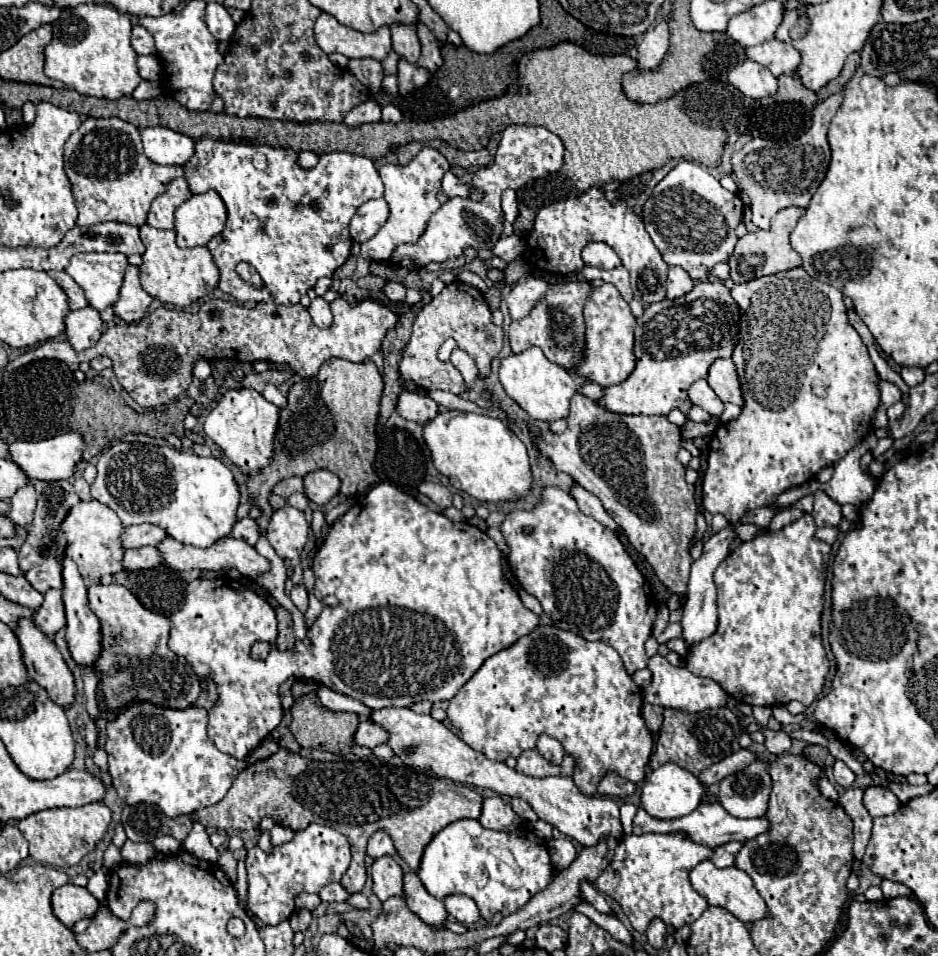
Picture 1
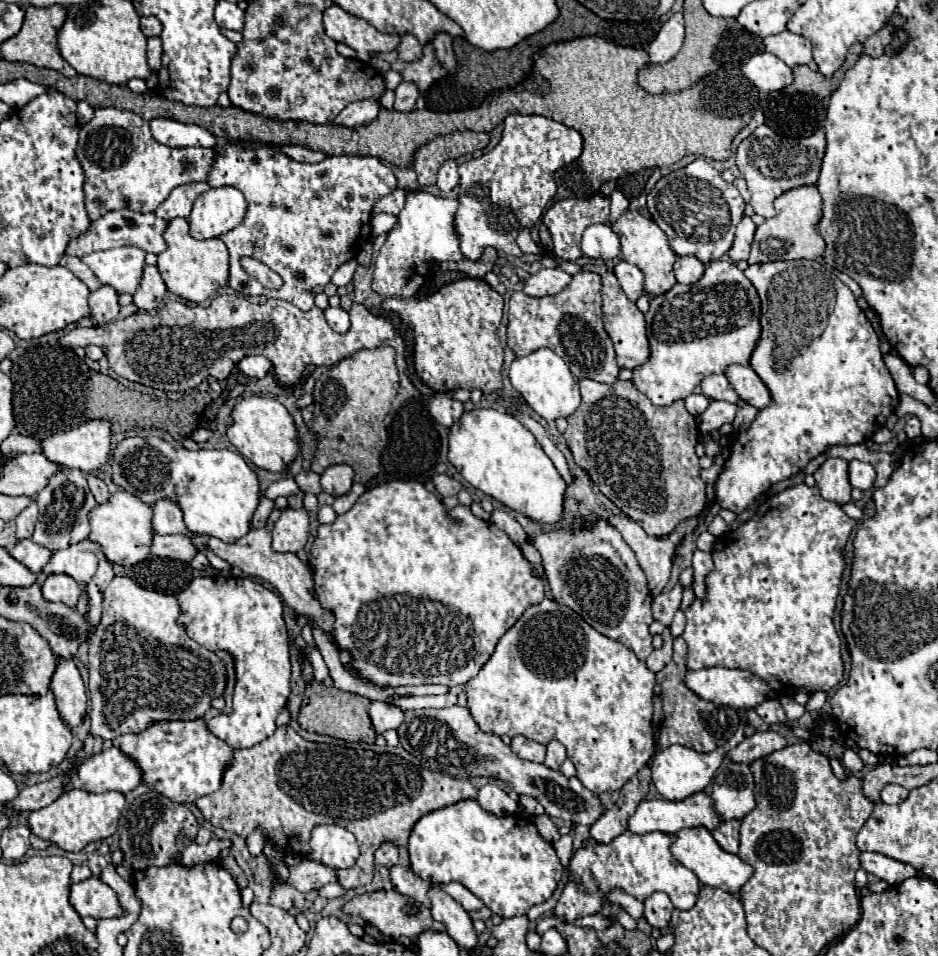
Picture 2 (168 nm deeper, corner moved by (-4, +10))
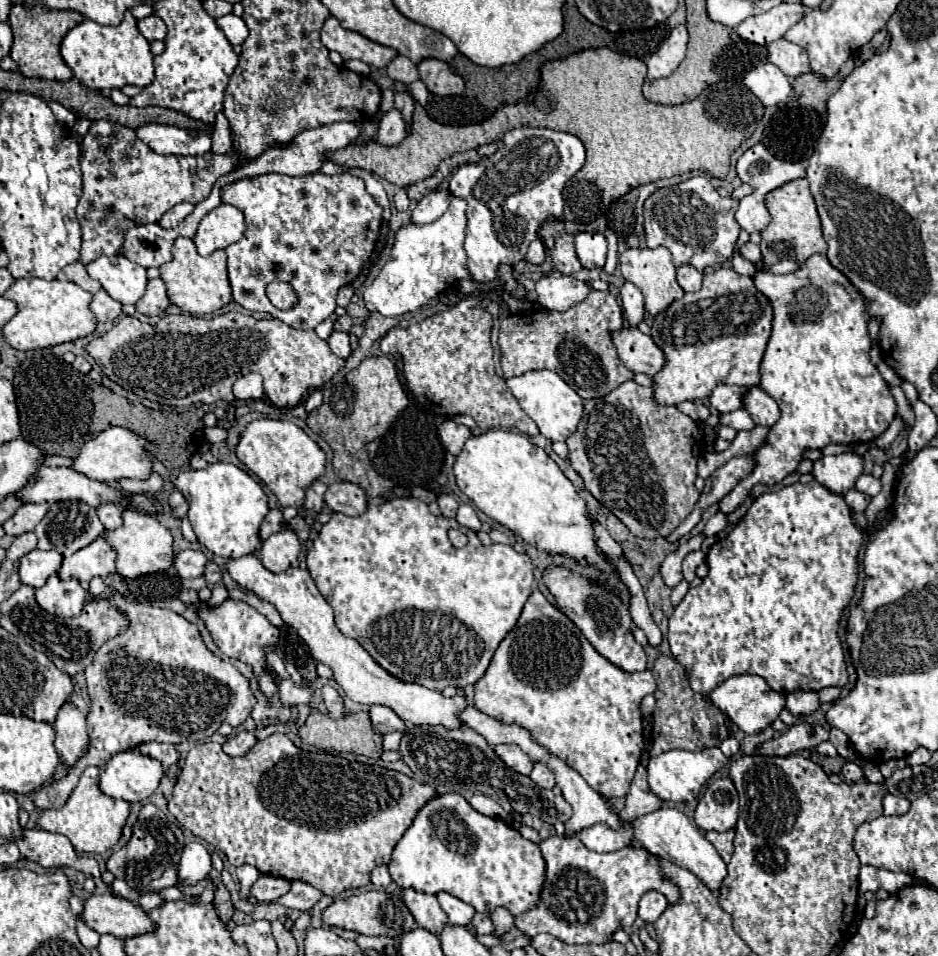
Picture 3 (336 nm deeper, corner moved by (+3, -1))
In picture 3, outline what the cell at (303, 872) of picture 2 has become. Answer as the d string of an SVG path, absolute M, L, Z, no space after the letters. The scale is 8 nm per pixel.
M261 875L253 887L251 887L251 897L263 903L275 903L277 897L285 895L291 889L291 881L283 877L271 877L271 875Z

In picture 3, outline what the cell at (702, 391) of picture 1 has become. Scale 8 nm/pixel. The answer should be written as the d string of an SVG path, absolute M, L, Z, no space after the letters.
M717 385L711 393L711 405L719 413L729 413L735 409L743 407L743 397L749 391L749 387L739 387L739 385Z

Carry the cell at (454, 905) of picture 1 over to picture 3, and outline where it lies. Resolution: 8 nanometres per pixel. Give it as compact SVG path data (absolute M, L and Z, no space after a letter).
M437 893L437 899L439 899L439 905L441 909L447 913L449 917L449 923L453 925L469 925L473 915L475 915L475 909L467 903L463 903L461 899L449 895L449 893Z

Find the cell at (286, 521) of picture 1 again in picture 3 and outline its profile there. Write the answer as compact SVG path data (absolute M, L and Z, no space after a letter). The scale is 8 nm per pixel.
M281 531L271 535L261 545L261 551L257 555L271 573L283 573L285 569L299 565L299 553L301 553L301 543L295 531Z

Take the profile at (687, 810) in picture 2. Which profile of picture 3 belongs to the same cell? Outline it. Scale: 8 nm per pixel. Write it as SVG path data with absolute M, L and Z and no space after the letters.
M591 825L577 831L575 837L591 851L611 853L627 847L629 841L633 841L633 831L627 825L623 825L621 831L613 831L611 827L605 827L605 825Z

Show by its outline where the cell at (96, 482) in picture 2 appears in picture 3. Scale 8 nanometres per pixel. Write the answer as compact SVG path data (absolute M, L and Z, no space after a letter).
M101 505L101 507L97 507L97 515L99 515L101 523L105 525L105 529L117 529L119 525L123 525L121 507L117 507L117 505Z

